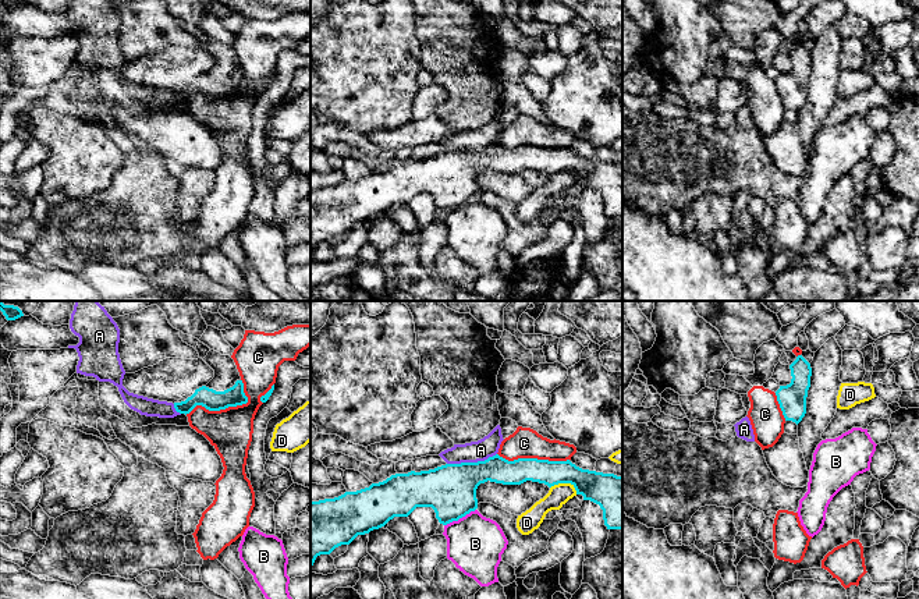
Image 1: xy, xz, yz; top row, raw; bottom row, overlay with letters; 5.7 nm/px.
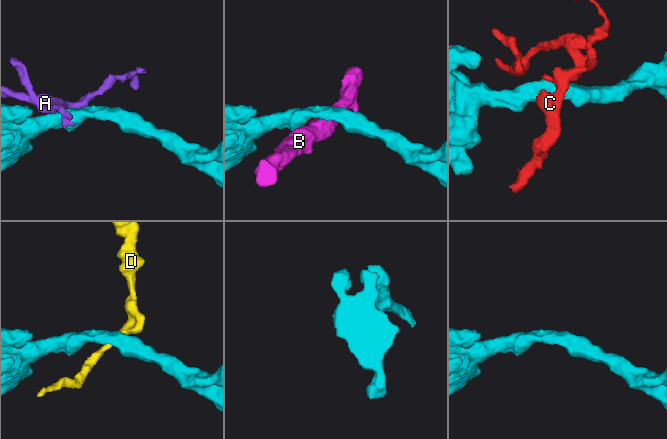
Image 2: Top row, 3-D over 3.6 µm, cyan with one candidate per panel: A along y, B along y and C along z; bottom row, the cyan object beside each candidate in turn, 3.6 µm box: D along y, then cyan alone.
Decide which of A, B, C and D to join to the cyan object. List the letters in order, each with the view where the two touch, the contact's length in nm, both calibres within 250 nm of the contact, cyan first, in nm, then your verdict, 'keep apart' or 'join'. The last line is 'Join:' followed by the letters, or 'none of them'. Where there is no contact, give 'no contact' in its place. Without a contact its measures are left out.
A: xz | 300 nm | 300/120 nm | keep apart
B: xz | 200 nm | 300/320 nm | keep apart
C: xy | 380 nm | 120/260 nm | keep apart
D: xz | 170 nm | 200/120 nm | keep apart
Join: none of them

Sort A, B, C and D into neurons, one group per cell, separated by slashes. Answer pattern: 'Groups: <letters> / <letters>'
Groups: A / B / C / D

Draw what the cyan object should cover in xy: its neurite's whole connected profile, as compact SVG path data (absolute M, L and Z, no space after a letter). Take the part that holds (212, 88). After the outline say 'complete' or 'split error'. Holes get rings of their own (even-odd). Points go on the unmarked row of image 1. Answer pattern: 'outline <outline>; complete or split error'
outline M237 68L235 72L224 79L216 79L206 74L195 78L195 81L185 89L174 91L174 96L180 102L189 102L196 93L202 93L209 99L220 99L228 95L237 95L248 91L248 85L244 81L242 68Z; complete

